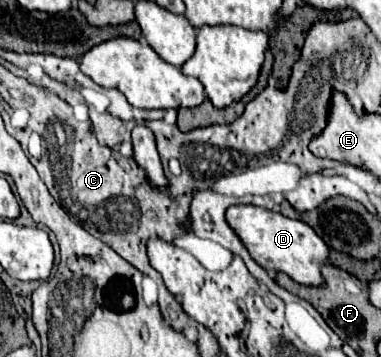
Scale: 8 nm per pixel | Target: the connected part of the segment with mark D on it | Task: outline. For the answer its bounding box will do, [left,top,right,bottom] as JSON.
[227,205,329,287]

